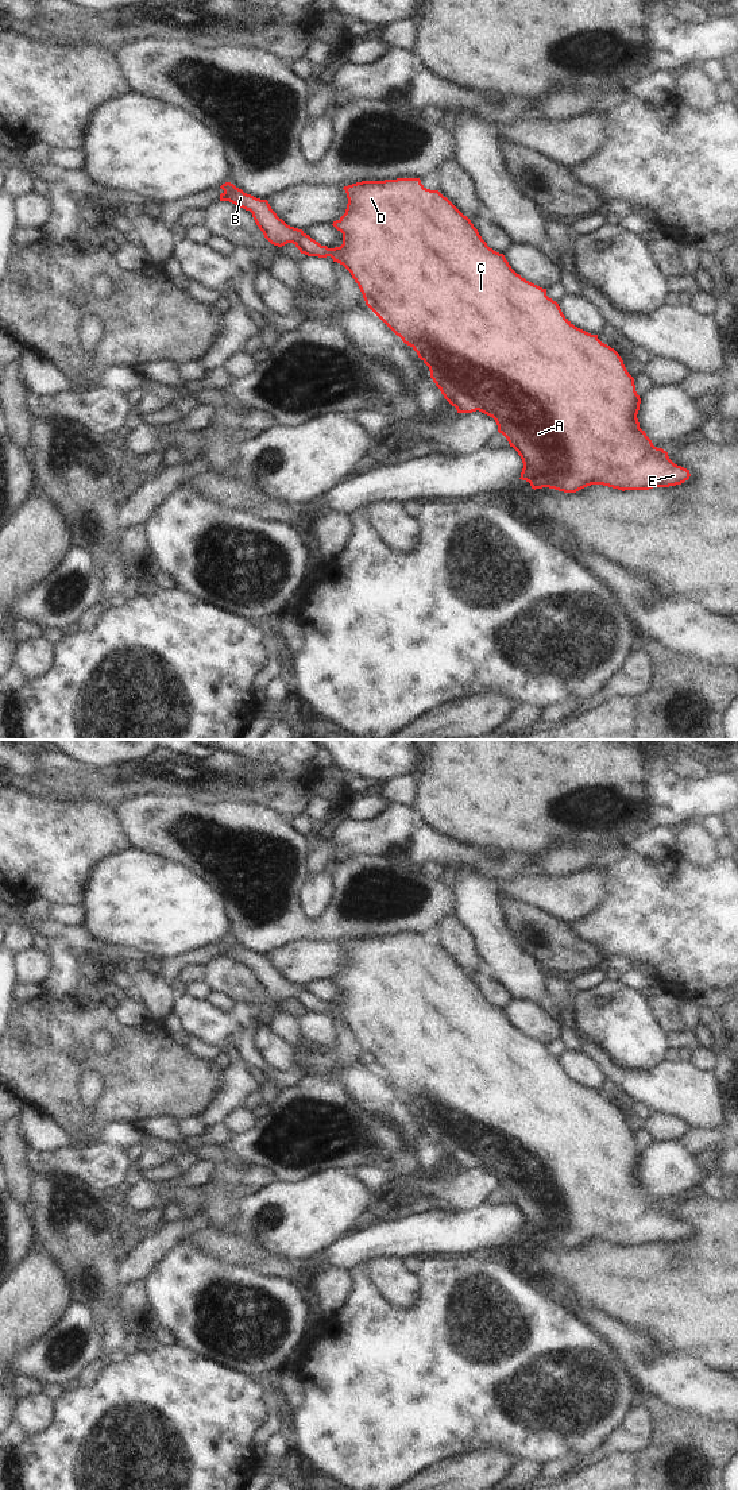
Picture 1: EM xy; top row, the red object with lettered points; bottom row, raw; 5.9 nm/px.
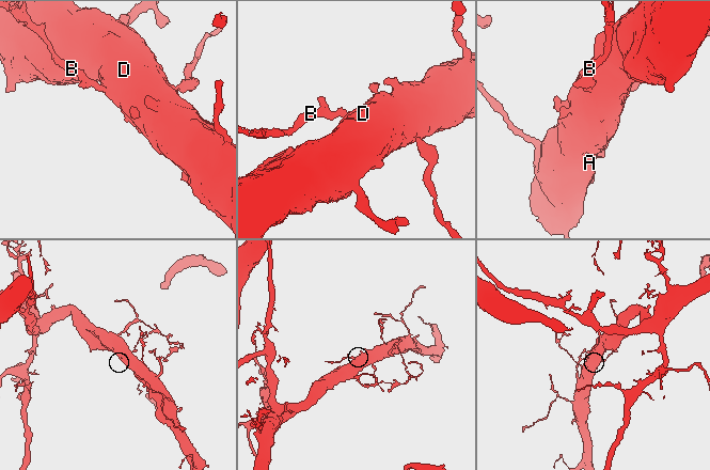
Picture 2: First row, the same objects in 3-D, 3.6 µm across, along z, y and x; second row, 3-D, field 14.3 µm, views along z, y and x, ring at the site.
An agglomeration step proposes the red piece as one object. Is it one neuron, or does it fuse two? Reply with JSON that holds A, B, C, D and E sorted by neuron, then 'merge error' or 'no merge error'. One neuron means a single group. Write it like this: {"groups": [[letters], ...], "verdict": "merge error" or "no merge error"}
{"groups": [["A", "B", "C", "D", "E"]], "verdict": "no merge error"}

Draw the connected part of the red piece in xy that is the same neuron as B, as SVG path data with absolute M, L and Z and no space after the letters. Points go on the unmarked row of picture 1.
M420 934L362 937L344 942L343 945L348 954L347 965L345 969L332 980L343 989L343 1000L335 1004L321 1001L302 985L287 981L271 965L267 956L247 950L231 938L225 938L220 943L224 946L220 950L220 957L229 957L250 966L256 981L271 1000L282 1003L287 999L293 999L301 1010L318 1014L331 1012L333 1018L343 1020L358 1039L366 1061L397 1092L399 1092L405 1100L410 1101L417 1108L418 1113L429 1123L430 1134L440 1144L444 1154L456 1163L457 1169L472 1169L479 1166L495 1176L498 1188L507 1194L510 1203L513 1203L522 1215L523 1224L519 1235L529 1238L532 1244L549 1243L564 1248L576 1248L591 1240L603 1240L622 1247L649 1246L653 1243L681 1240L689 1235L689 1225L675 1220L669 1215L668 1208L654 1203L645 1186L640 1184L637 1170L641 1154L635 1147L634 1134L627 1128L619 1109L610 1101L602 1099L598 1095L598 1091L591 1091L575 1082L563 1070L559 1059L546 1051L546 1045L542 1045L517 1030L503 1010L499 1010L487 1001L467 972L464 972L438 946L426 945Z

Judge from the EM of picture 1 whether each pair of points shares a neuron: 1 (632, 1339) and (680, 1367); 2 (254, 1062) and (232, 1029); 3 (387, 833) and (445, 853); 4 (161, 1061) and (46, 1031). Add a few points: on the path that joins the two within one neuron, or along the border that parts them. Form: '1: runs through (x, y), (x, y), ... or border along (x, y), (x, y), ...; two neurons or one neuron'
1: runs through (644, 1351), (648, 1355), (655, 1355), (668, 1367); one neuron
2: runs through (247, 1054), (240, 1037); one neuron
3: runs through (402, 833), (412, 833), (422, 844), (431, 845); one neuron
4: runs through (132, 1061), (95, 1061), (74, 1053); one neuron

